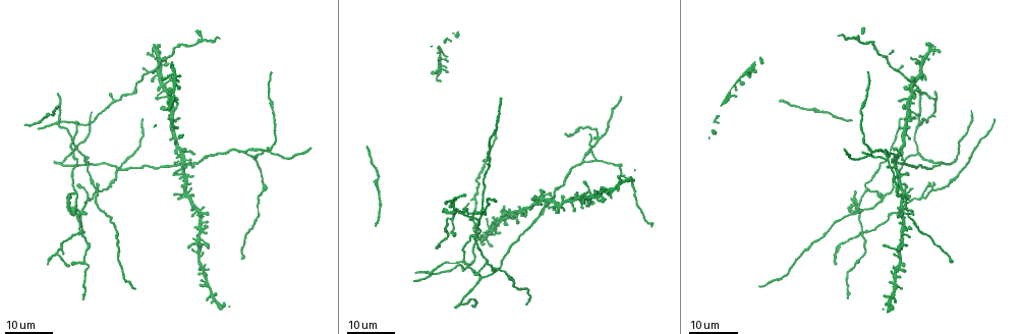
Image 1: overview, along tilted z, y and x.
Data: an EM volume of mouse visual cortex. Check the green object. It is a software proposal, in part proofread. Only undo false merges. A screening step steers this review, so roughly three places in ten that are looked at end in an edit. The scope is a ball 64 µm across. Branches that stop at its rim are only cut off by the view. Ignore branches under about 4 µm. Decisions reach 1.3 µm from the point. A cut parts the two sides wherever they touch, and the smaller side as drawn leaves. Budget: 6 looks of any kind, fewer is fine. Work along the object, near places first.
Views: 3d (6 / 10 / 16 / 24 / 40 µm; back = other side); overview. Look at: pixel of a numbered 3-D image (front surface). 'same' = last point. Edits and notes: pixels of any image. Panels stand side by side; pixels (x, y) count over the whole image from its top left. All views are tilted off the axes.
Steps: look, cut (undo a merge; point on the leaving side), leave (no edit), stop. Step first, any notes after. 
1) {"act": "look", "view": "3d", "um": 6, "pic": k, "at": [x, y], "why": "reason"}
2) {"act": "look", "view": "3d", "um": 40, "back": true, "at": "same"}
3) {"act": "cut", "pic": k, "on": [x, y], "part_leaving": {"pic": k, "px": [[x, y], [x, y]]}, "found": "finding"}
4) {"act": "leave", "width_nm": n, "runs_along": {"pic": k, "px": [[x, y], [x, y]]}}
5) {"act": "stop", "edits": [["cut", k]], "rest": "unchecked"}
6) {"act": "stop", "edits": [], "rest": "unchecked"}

{"act": "look", "view": "3d", "um": 16, "pic": 1, "at": [861, 231], "why": "arms part here"}

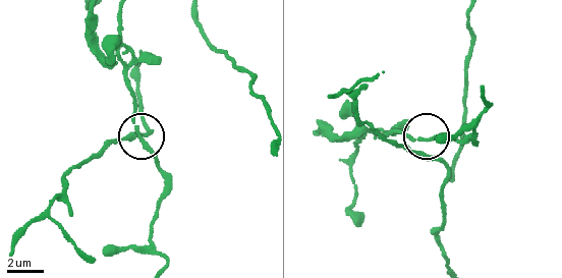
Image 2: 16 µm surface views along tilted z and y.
{"act": "look", "view": "3d", "um": 10, "pic": 2, "at": [430, 138]}

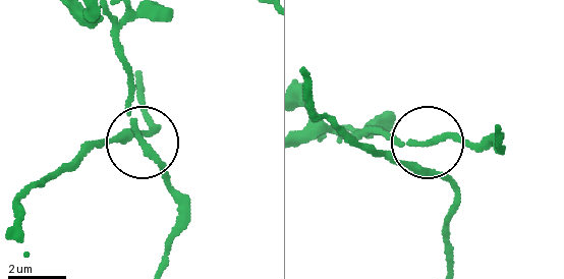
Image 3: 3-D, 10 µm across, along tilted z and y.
{"act": "leave", "arms": 3, "found": "one neuron here"}

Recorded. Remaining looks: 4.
{"act": "look", "view": "3d", "um": 24, "pic": 1, "at": [479, 278], "why": "branch point"}

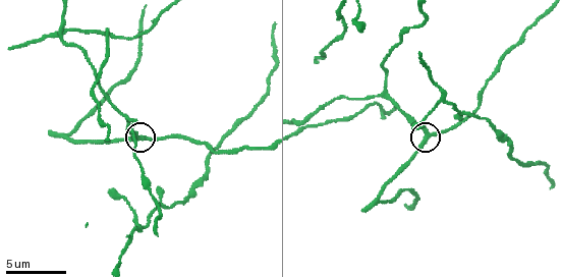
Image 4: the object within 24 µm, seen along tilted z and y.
{"act": "look", "view": "3d", "um": 6, "pic": 4, "at": [425, 140]}

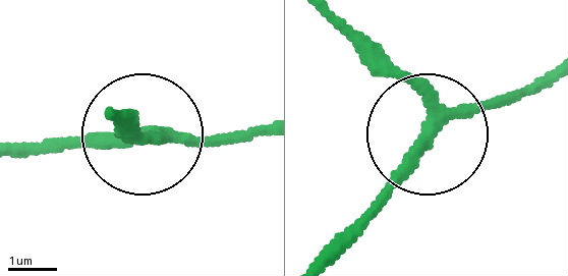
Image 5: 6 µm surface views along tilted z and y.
{"act": "leave", "arms": 3, "runs_along": {"pic": 5, "px": [[323, 10], [428, 120], [326, 251]]}, "found": "one neuron here"}

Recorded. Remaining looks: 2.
{"act": "look", "view": "3d", "um": 16, "pic": 1, "at": [887, 159], "why": "arms part here"}

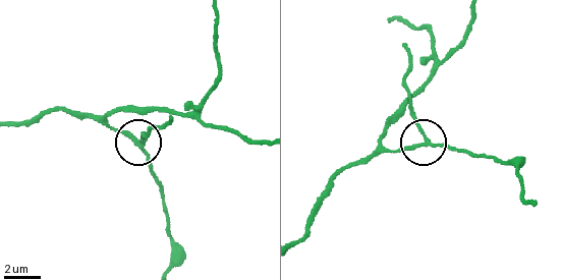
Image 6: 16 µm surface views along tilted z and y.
{"act": "look", "view": "3d", "um": 10, "pic": 6, "at": [426, 139]}

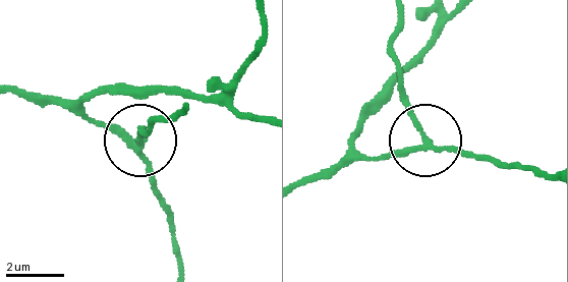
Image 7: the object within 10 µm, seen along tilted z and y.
{"act": "cut", "pic": 7, "on": [409, 107], "part_leaving": {"pic": 7, "px": [[428, 147], [398, 76], [398, 17]]}, "found": "two neurons meet here"}

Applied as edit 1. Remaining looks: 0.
{"act": "stop", "edits": [["cut", 7]], "rest": "unchecked"}

